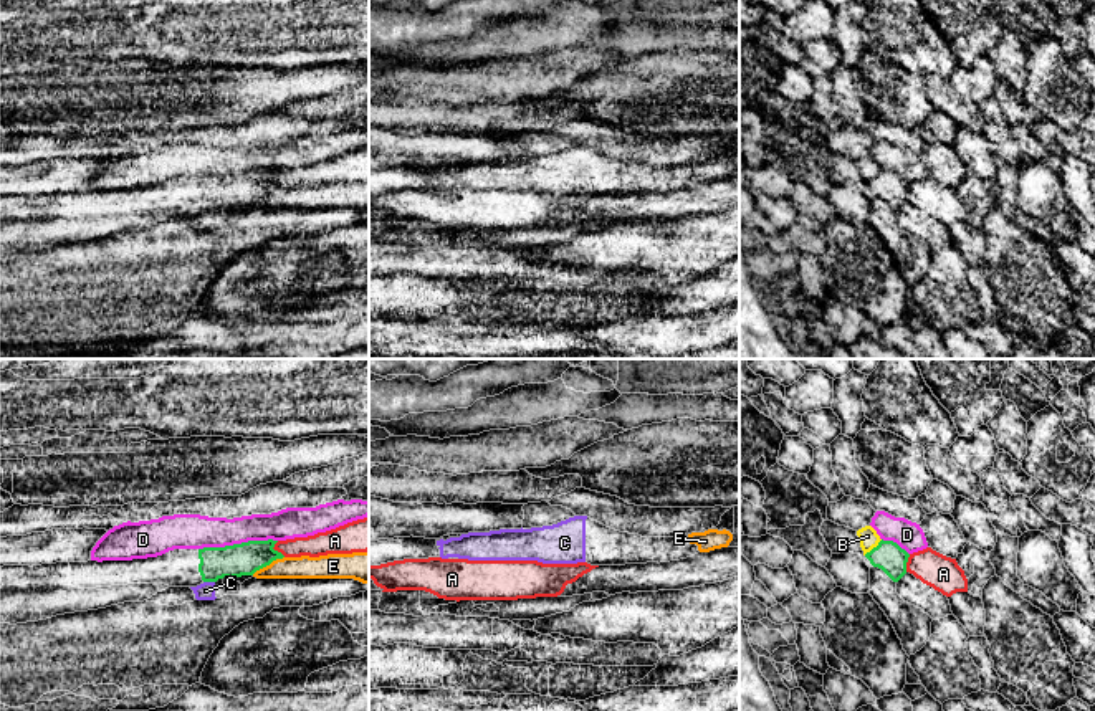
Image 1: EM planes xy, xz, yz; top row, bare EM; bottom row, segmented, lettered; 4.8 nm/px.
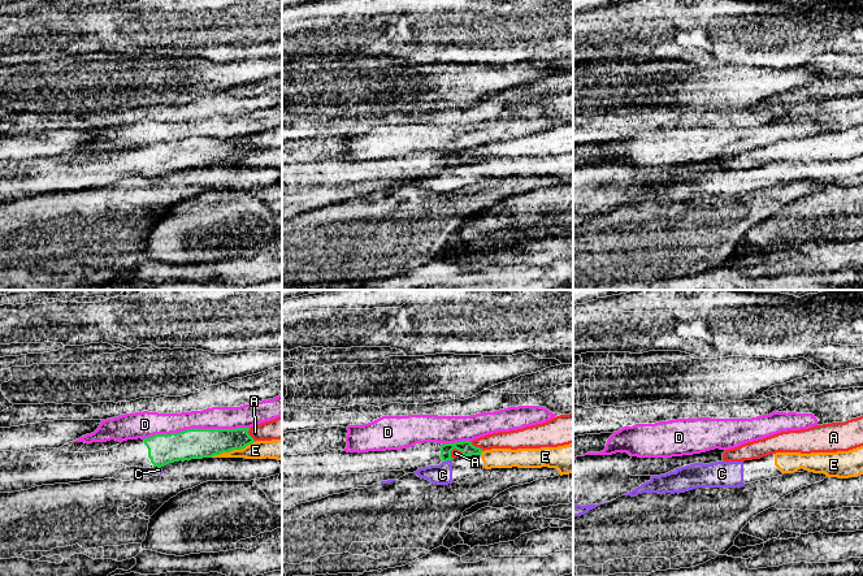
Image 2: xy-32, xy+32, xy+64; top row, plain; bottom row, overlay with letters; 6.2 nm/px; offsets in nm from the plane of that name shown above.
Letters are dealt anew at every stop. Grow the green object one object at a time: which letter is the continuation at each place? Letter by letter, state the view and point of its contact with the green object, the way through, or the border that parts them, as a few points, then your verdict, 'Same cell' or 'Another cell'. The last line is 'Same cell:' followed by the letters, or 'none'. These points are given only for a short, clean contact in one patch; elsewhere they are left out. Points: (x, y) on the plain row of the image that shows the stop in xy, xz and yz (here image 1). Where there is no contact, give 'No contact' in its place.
A: Touches green at xy (277, 181). Another cell
B: Touches green at yz (874, 177). Boundary: yz (882, 169), (864, 184). Another cell
C: Touches green at xy (209, 210). Boundary: xy (204, 210), (214, 212). Another cell
D: Touches green at xy (237, 174). Another cell
E: Touches green at xy (267, 194). Another cell
Same cell: none

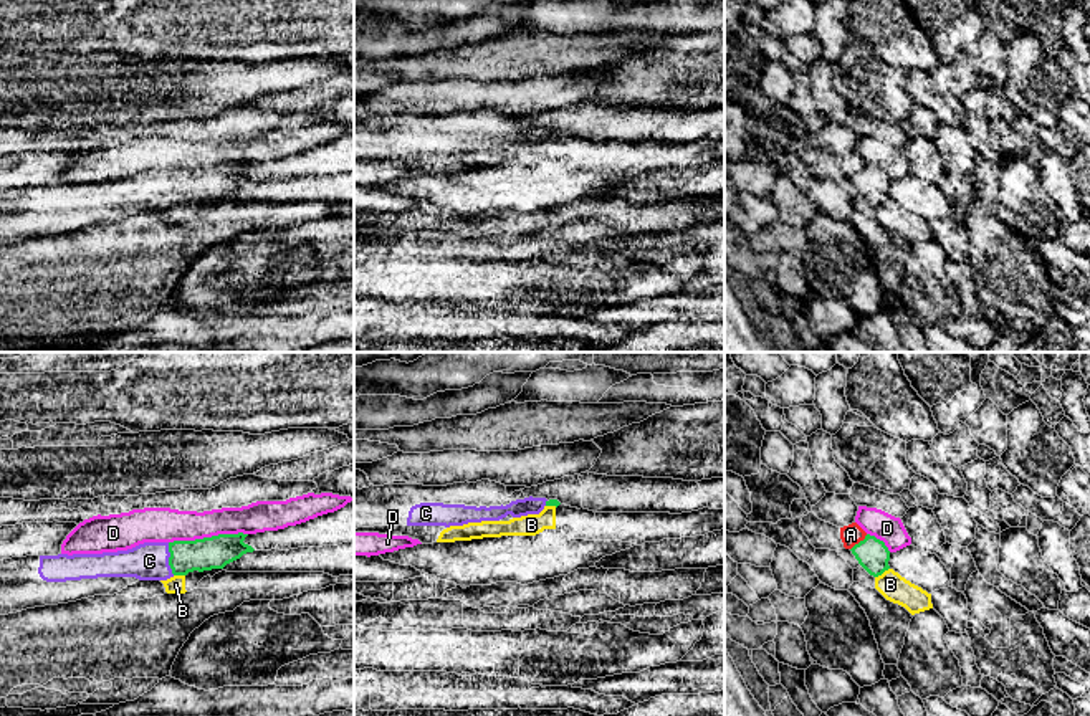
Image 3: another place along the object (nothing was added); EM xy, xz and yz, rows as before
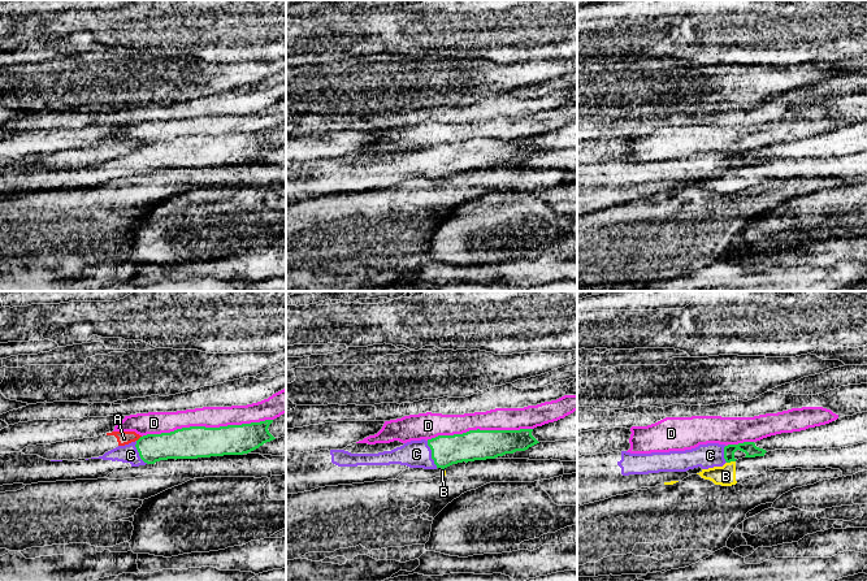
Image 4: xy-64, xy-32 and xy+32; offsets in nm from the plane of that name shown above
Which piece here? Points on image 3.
A: Touches green at yz (860, 171). Boundary: yz (867, 164), (850, 179). Another cell
B: Touches green at yz (882, 202). Boundary: yz (889, 197), (875, 207). Another cell
C: Touches green at xy (169, 189). Path across: xy (210, 182), (169, 189), (149, 190). Same cell
D: Touches green at xy (207, 167). Another cell
Same cell: C

